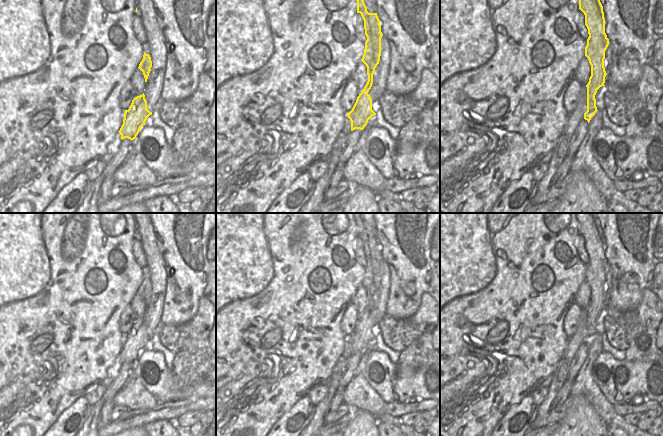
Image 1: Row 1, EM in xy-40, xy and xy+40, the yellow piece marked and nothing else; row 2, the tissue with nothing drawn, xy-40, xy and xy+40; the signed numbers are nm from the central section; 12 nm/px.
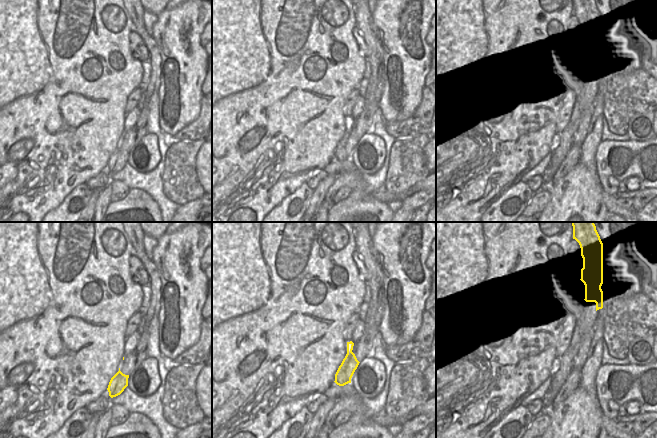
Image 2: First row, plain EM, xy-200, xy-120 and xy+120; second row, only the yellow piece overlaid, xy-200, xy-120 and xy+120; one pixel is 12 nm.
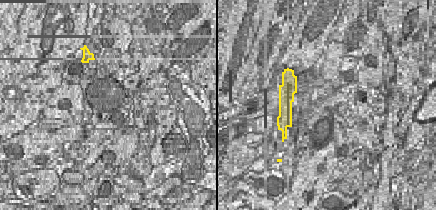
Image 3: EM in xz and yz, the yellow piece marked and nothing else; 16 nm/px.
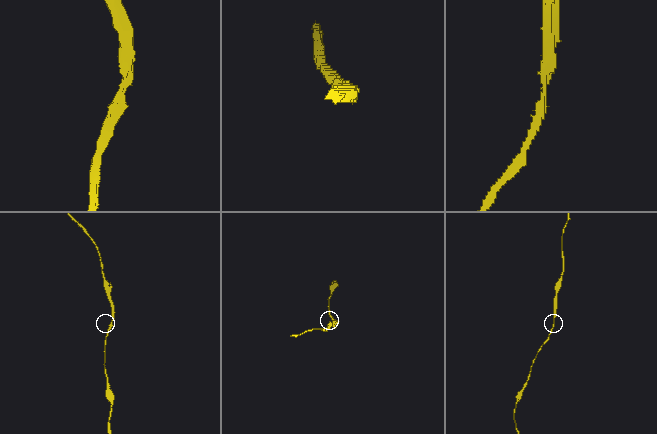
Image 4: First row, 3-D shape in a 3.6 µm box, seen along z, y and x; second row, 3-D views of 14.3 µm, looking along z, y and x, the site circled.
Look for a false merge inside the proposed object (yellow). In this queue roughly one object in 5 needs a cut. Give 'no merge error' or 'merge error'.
no merge error

